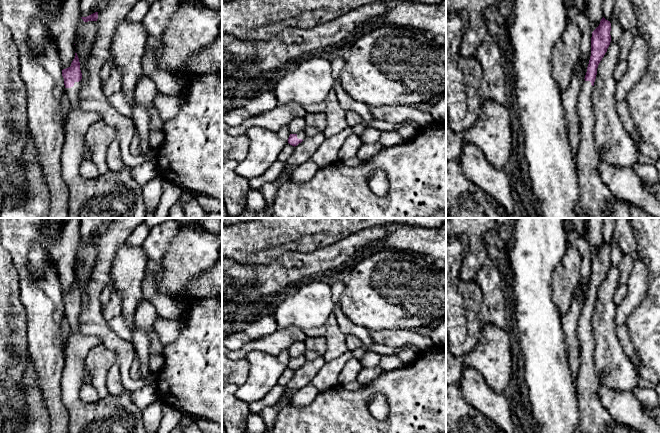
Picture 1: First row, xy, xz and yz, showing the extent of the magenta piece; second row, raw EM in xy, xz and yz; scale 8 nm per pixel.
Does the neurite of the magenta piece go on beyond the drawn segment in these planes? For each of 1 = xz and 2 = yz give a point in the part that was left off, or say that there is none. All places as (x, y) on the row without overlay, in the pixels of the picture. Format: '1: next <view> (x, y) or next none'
1: next xz (300, 359)
2: next yz (594, 418)

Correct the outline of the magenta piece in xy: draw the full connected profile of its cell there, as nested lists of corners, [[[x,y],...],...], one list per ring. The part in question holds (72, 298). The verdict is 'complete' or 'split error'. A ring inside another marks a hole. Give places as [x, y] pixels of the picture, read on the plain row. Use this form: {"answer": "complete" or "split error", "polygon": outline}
{"answer": "split error", "polygon": [[[77,277],[71,290],[62,294],[62,300],[71,331],[64,354],[65,365],[61,378],[62,400],[69,414],[69,433],[146,433],[142,410],[133,401],[130,391],[126,390],[121,394],[109,393],[105,398],[94,403],[87,403],[81,399],[80,390],[84,383],[85,359],[92,348],[102,344],[102,340],[98,336],[84,335],[80,330],[82,297]]]}

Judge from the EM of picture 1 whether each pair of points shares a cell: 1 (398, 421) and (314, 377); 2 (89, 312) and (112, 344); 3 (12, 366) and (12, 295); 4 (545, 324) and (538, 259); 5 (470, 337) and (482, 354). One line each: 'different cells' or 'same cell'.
1: different cells
2: same cell
3: same cell
4: same cell
5: different cells

